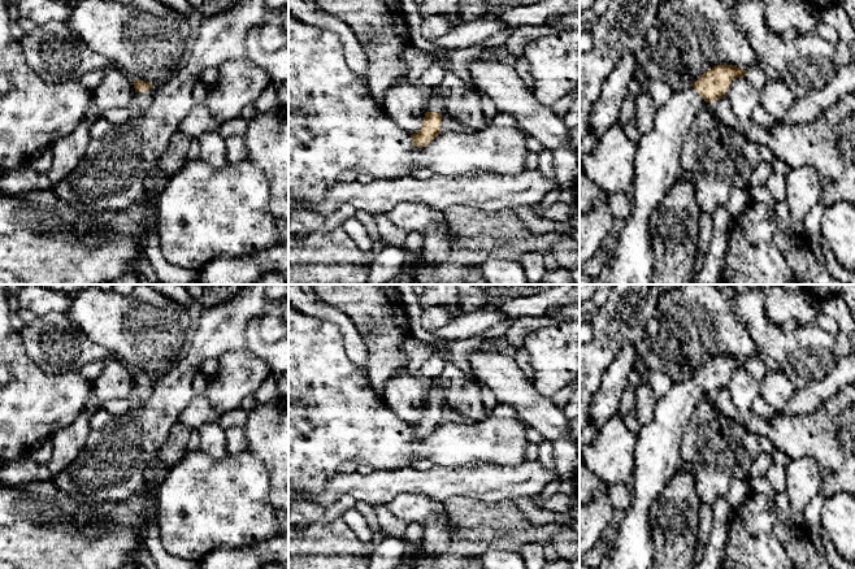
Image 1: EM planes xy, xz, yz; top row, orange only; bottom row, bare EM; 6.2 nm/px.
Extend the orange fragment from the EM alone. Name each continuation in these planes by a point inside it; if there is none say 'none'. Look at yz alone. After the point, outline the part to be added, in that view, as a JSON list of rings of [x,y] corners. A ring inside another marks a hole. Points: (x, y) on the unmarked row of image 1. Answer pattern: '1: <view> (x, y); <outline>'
1: yz (658, 454); [[[691,374],[676,377],[668,394],[659,398],[652,420],[641,426],[630,486],[633,501],[616,527],[613,551],[598,569],[651,569],[655,546],[650,508],[680,469],[681,435],[703,395]]]

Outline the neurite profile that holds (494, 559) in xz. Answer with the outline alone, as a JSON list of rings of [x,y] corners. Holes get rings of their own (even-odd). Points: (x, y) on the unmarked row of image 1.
[[[492,546],[481,557],[481,563],[483,569],[526,569],[520,553],[502,551]]]

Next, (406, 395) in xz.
[[[402,368],[386,385],[383,403],[408,426],[417,425],[426,404],[426,381]]]

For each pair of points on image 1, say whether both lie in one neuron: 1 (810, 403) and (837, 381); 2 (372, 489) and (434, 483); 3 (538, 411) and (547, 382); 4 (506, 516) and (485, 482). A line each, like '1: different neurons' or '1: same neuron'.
1: same neuron
2: same neuron
3: different neurons
4: different neurons

